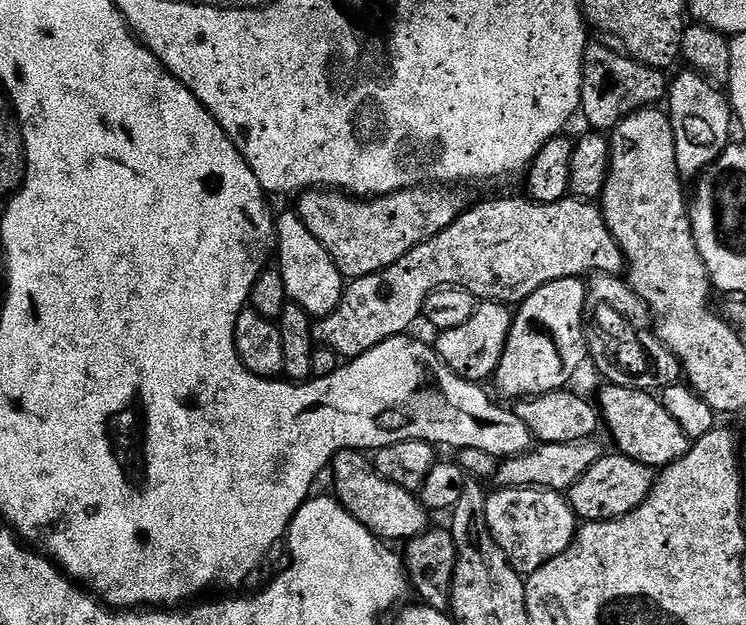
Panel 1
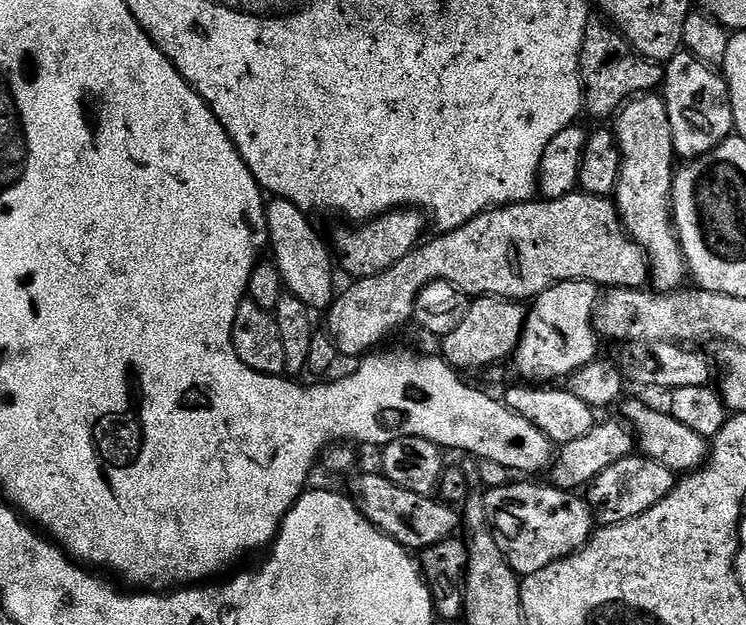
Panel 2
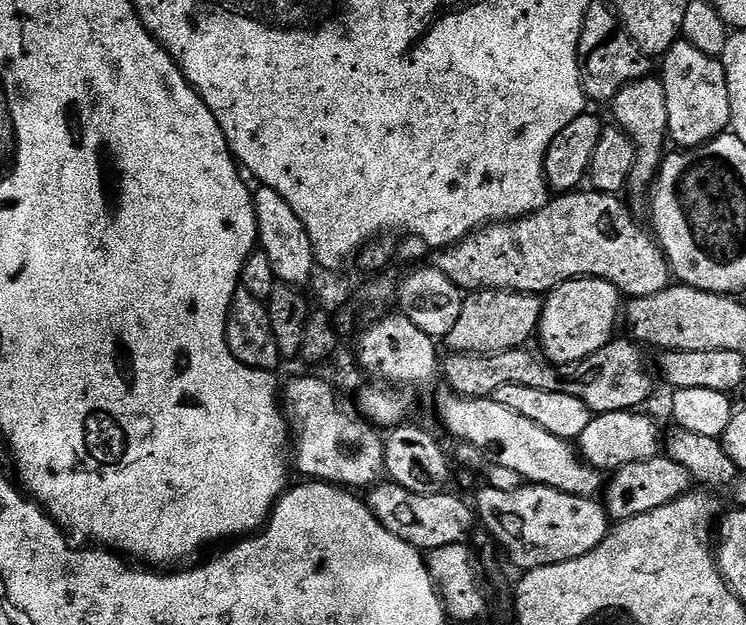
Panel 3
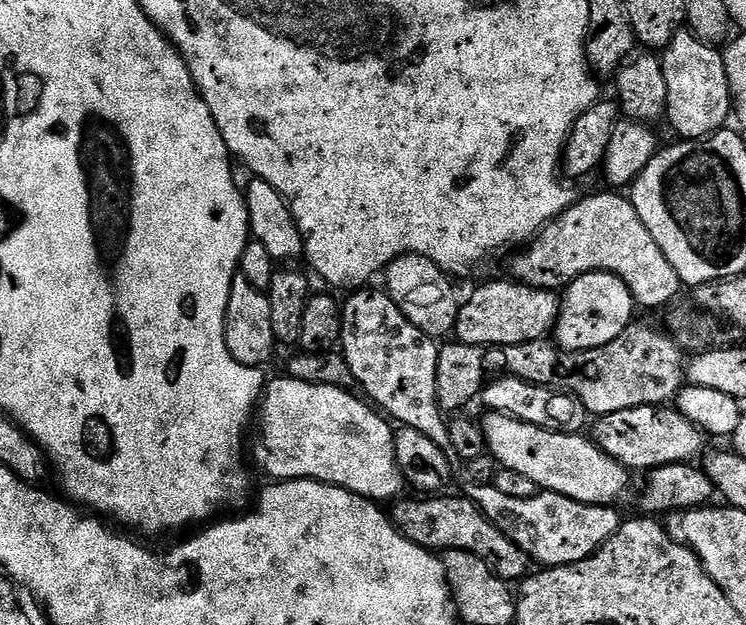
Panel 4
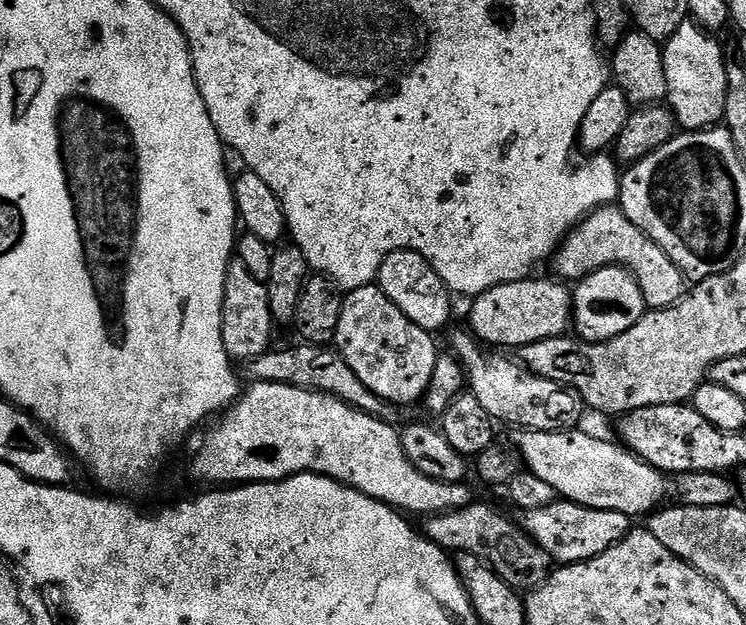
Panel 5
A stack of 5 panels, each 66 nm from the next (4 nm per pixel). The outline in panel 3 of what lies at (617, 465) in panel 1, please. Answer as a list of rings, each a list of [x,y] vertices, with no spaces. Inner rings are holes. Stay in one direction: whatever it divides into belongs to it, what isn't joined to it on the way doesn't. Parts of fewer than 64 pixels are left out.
[[[661,454],[642,462],[630,462],[630,466],[622,466],[617,472],[611,473],[602,488],[602,505],[609,517],[619,522],[650,510],[658,510],[658,506],[674,502],[693,491],[693,488],[690,470],[686,470],[686,466],[678,466],[678,462],[674,462],[667,454]]]

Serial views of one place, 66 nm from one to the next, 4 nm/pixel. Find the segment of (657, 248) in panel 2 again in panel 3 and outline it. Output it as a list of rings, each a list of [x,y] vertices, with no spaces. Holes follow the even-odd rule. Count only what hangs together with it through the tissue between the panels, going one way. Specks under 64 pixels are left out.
[[[655,75],[642,78],[638,82],[630,82],[610,101],[610,108],[616,115],[615,123],[631,138],[636,147],[634,170],[628,179],[631,191],[640,192],[643,188],[644,191],[651,189],[652,182],[660,171],[660,163],[666,155],[664,143],[667,145],[670,140],[663,82]]]

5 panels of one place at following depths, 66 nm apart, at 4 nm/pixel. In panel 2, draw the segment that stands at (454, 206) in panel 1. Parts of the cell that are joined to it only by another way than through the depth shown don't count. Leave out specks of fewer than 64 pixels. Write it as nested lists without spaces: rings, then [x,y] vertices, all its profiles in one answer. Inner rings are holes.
[[[395,208],[393,212],[384,212],[372,220],[348,227],[352,229],[342,229],[336,236],[336,248],[334,244],[339,267],[341,264],[352,278],[382,274],[417,246],[421,239],[419,236],[424,232],[424,224],[426,225],[425,213],[414,208]]]

